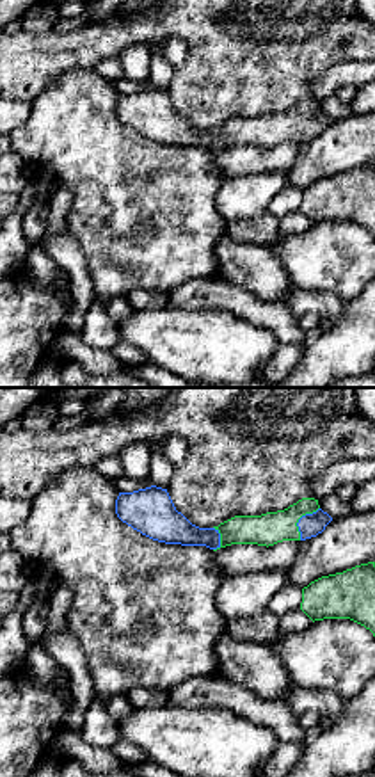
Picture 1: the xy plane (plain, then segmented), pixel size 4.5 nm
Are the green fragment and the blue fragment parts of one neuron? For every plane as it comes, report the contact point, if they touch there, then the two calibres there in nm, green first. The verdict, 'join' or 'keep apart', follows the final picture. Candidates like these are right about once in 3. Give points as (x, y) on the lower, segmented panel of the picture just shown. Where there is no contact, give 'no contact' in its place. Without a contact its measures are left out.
meets green at (299, 518); 150 nm thick on the green side, 110 nm on the other

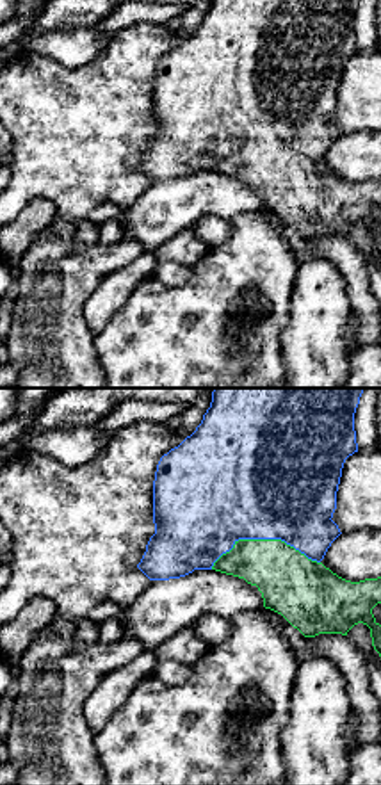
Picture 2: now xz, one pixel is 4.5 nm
meets green at (264, 540); 280 nm thick on the green side, 500 nm on the other

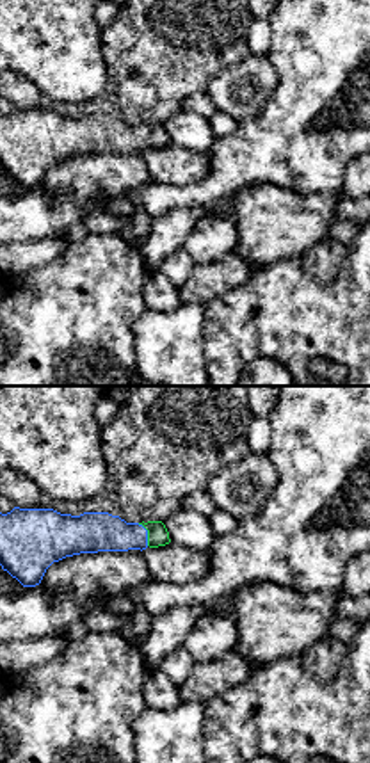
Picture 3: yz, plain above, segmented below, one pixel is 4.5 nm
meets green at (148, 534); 100 nm thick on the green side, 180 nm on the other

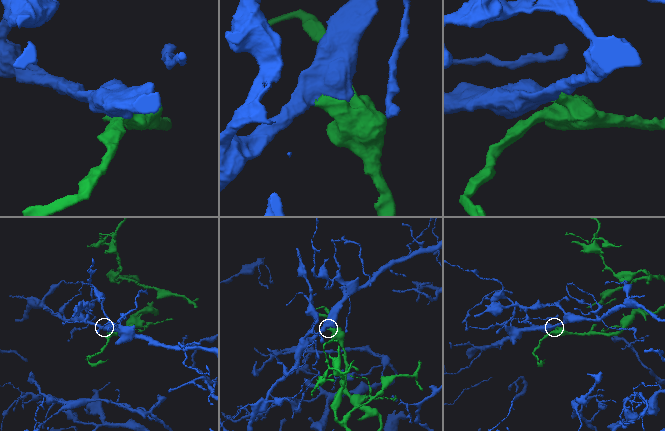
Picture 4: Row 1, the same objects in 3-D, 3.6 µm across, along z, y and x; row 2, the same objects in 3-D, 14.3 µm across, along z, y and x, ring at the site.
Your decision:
join

